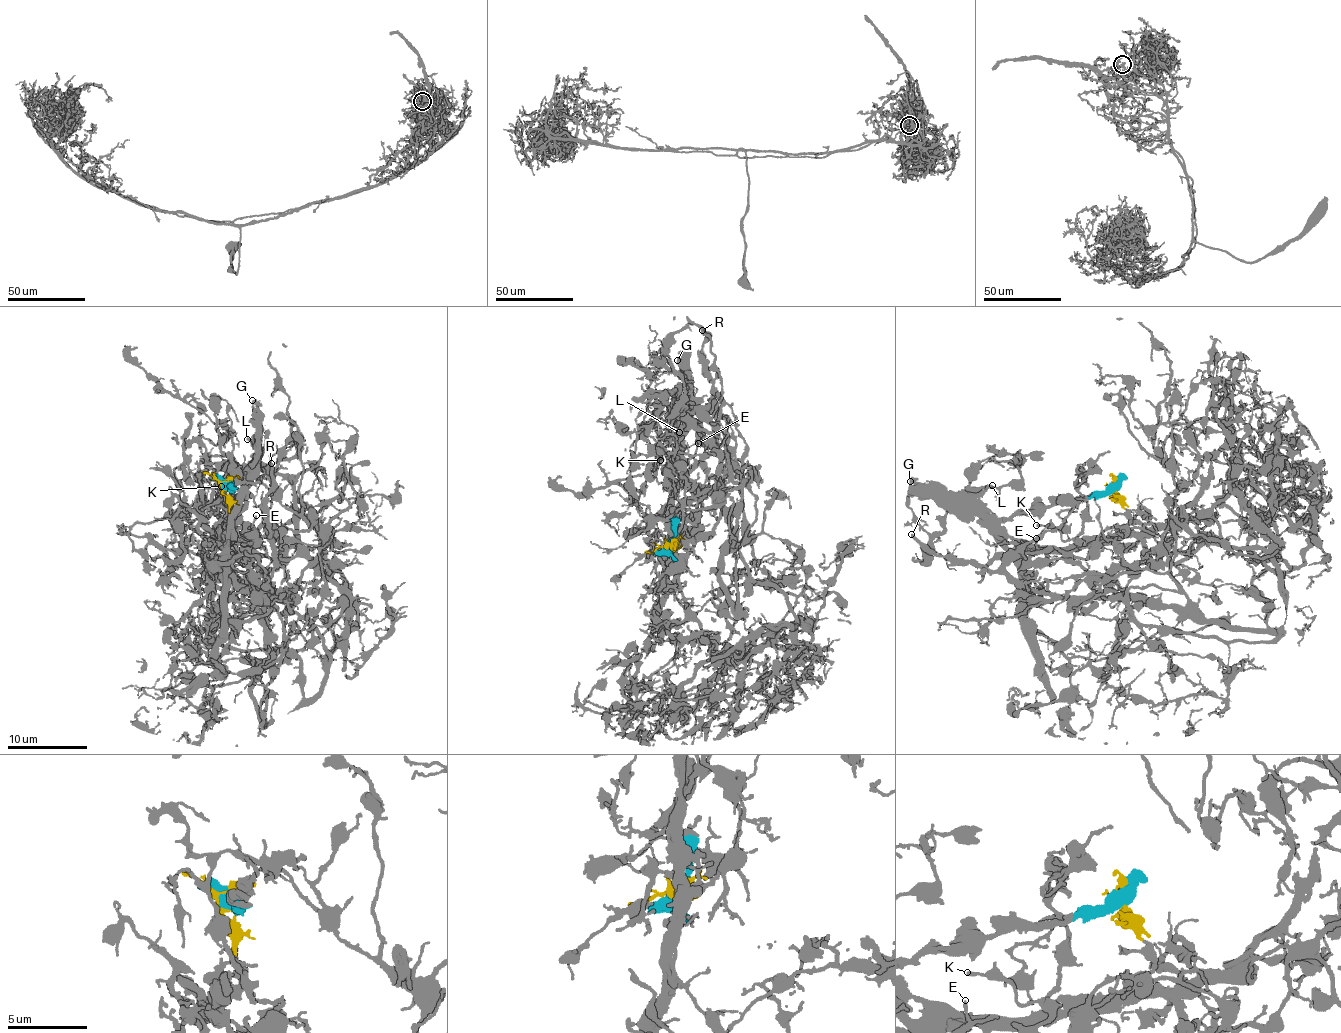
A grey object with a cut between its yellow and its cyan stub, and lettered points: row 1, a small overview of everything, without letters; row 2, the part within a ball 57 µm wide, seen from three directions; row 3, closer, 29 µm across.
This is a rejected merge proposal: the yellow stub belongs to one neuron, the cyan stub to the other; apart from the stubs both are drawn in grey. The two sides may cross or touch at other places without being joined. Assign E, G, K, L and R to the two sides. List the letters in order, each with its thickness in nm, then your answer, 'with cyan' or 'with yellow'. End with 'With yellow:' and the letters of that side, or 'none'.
E: calibre 190 nm; with yellow
G: calibre 240 nm; with cyan
K: calibre 240 nm; with yellow
L: calibre 220 nm; with cyan
R: calibre 260 nm; with yellow
With yellow: E, K, R

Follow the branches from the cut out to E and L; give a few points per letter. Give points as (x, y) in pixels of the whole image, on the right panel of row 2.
E: (1113, 485), (1113, 495), (1131, 519), (1108, 528), (1082, 558), (1034, 564), (1036, 539)
L: (1113, 485), (1104, 493), (1092, 492), (1078, 501), (1034, 505), (997, 518), (980, 499), (984, 489), (991, 486)

